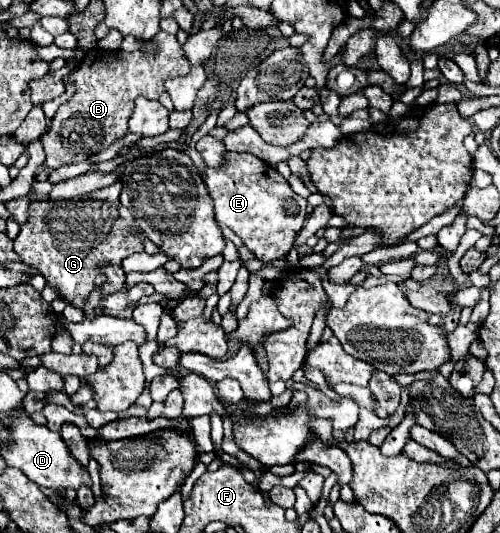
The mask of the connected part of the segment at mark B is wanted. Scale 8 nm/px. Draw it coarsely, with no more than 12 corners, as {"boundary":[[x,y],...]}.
{"boundary":[[175,35],[91,49],[41,135],[45,165],[89,161],[127,133],[139,95],[189,75]]}

